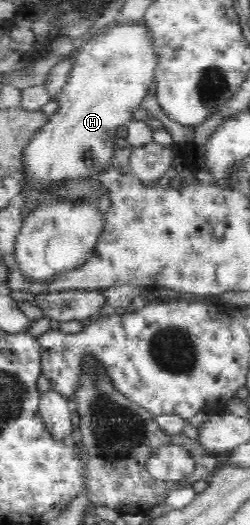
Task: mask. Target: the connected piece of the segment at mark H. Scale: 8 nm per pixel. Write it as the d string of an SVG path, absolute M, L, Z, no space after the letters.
M138 20L100 33L80 47L68 82L58 94L58 112L50 116L44 128L24 148L24 185L20 188L24 201L22 214L33 202L40 202L42 191L68 179L96 179L111 164L118 127L131 121L144 96L151 93L154 87L157 60L153 51L154 38L149 38L152 38L150 29L143 20Z

